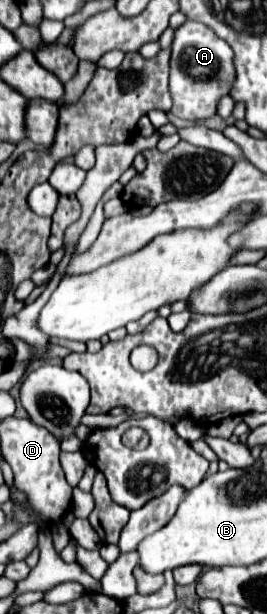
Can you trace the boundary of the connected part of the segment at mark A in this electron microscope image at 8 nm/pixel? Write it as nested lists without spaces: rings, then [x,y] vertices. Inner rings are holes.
[[[185,21],[175,29],[171,45],[171,75],[169,91],[173,99],[171,113],[187,121],[203,121],[217,115],[217,105],[223,95],[229,95],[235,81],[233,49],[221,41],[207,25]]]

